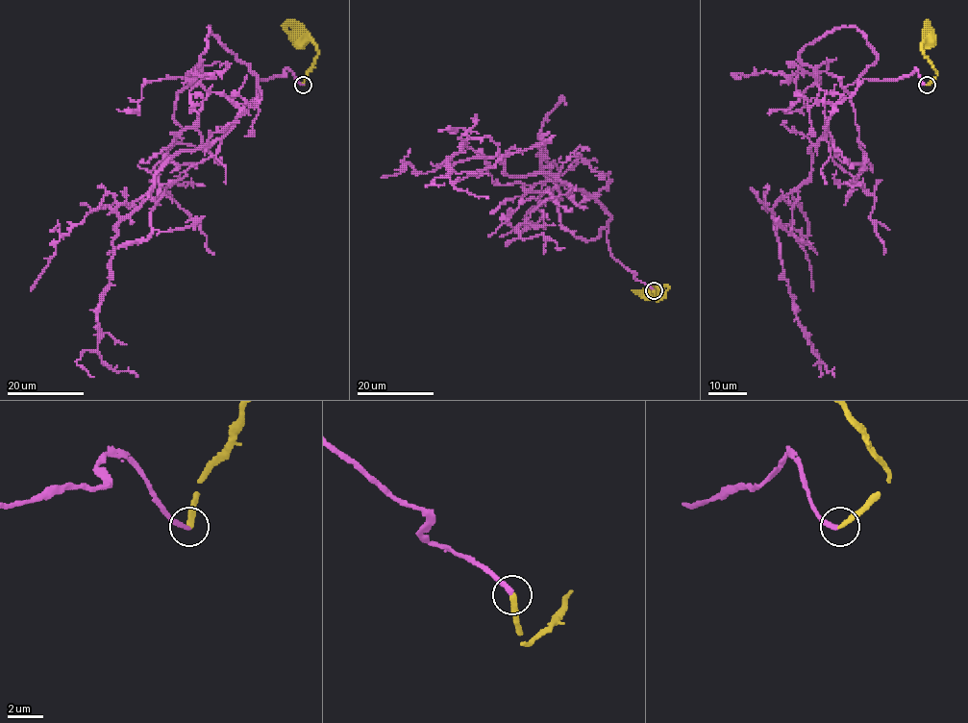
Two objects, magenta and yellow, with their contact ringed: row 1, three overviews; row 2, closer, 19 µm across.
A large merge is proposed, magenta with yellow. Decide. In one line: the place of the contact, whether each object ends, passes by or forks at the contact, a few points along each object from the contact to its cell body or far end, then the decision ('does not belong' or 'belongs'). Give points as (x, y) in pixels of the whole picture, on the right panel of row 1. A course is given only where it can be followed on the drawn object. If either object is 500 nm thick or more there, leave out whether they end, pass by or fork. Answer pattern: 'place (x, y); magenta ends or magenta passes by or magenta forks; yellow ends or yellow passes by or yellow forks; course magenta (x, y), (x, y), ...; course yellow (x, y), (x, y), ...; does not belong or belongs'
place (927, 85); magenta ends; yellow ends; course magenta (927, 85), (916, 69), (864, 79), (808, 149), (809, 176), (773, 207), (799, 326), (833, 377); course yellow (927, 85), (937, 75), (937, 70), (923, 54), (923, 41), (931, 37), (933, 39); belongs

